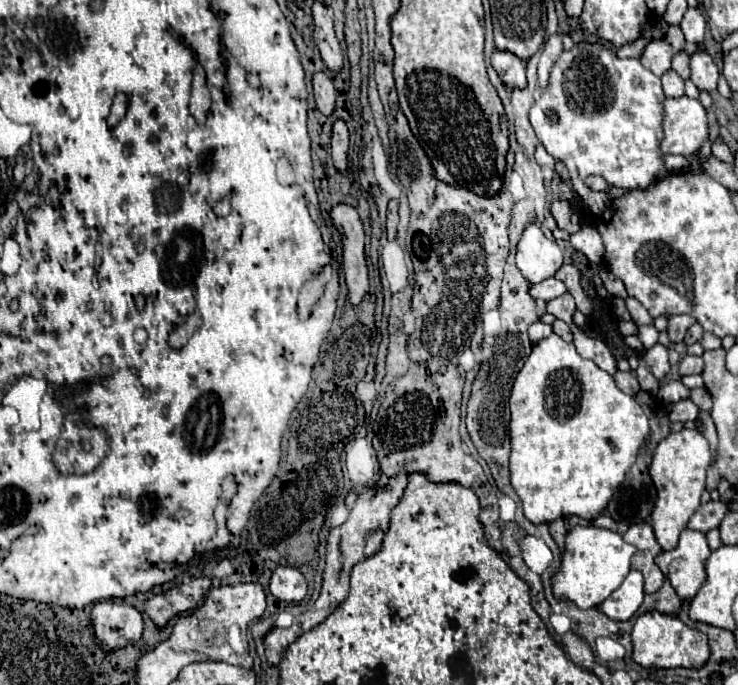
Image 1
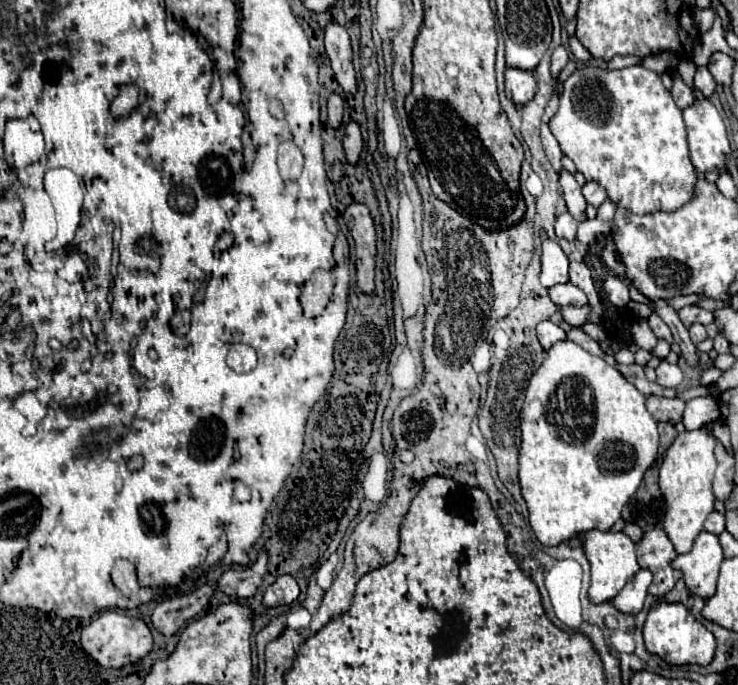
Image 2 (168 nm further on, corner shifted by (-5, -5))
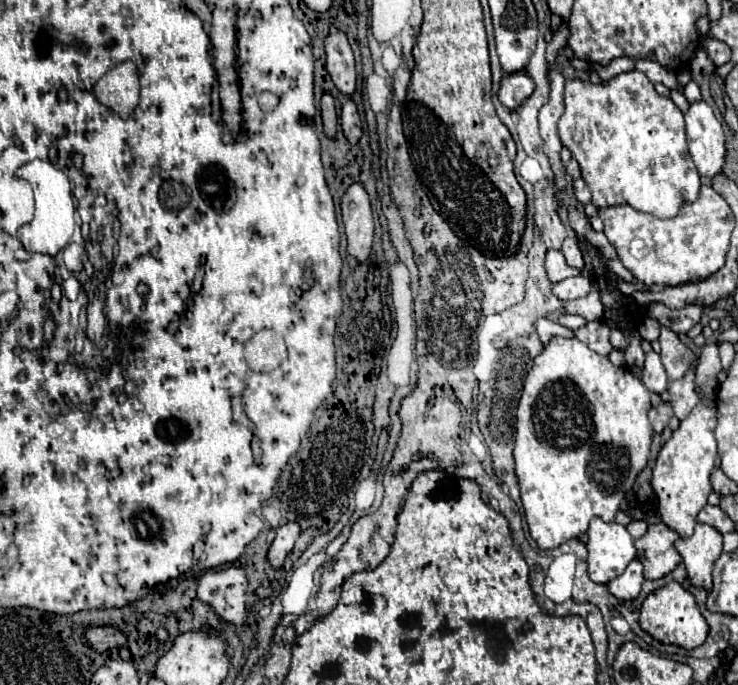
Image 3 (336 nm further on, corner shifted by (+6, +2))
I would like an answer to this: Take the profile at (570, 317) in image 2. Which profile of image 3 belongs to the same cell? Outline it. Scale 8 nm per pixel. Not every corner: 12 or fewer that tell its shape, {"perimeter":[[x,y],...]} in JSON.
{"perimeter":[[600,292],[564,304],[566,314],[600,320],[604,306]]}

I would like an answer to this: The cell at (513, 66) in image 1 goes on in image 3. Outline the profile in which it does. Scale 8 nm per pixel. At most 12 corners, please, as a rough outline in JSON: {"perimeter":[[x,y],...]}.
{"perimeter":[[524,72],[502,78],[498,98],[514,110],[534,92]]}

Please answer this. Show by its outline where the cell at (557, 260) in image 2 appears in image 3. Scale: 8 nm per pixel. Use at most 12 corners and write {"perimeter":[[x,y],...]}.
{"perimeter":[[548,252],[546,272],[552,282],[580,276],[582,270],[568,266],[564,254]]}

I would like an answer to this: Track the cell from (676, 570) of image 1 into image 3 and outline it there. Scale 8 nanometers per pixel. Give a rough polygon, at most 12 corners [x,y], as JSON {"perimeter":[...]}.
{"perimeter":[[698,522],[676,540],[692,584],[710,590],[722,534]]}

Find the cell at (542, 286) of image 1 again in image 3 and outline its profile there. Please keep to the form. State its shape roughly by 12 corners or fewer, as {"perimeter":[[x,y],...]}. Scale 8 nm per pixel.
{"perimeter":[[586,276],[562,280],[552,288],[562,302],[582,298],[592,284]]}

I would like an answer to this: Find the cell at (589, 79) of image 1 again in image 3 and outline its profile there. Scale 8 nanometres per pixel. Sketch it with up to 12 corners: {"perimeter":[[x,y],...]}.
{"perimeter":[[646,74],[568,82],[560,142],[596,208],[698,198],[684,114]]}

